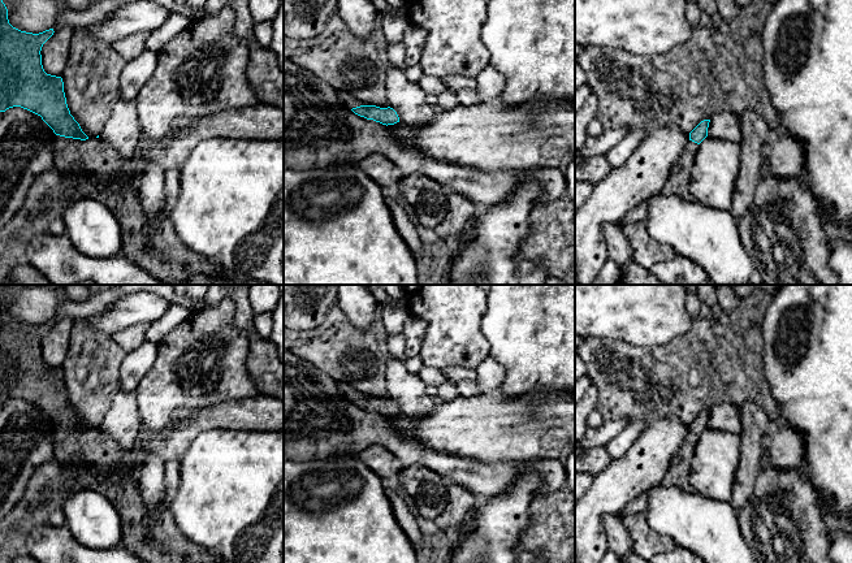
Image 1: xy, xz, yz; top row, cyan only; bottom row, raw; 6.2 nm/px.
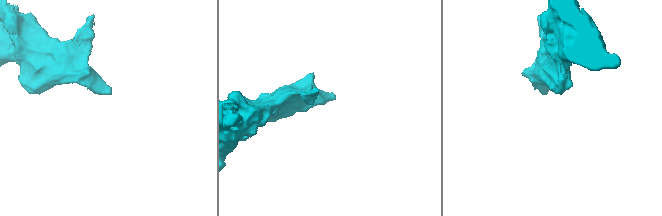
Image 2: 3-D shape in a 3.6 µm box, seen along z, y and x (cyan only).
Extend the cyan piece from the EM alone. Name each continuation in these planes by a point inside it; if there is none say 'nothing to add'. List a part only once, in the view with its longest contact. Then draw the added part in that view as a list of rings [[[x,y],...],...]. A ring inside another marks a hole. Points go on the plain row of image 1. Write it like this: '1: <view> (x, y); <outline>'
1: xy (104, 457); [[[57,426],[55,430],[55,456],[64,463],[73,455],[82,456],[99,476],[120,469],[125,452],[96,428],[86,432]]]

